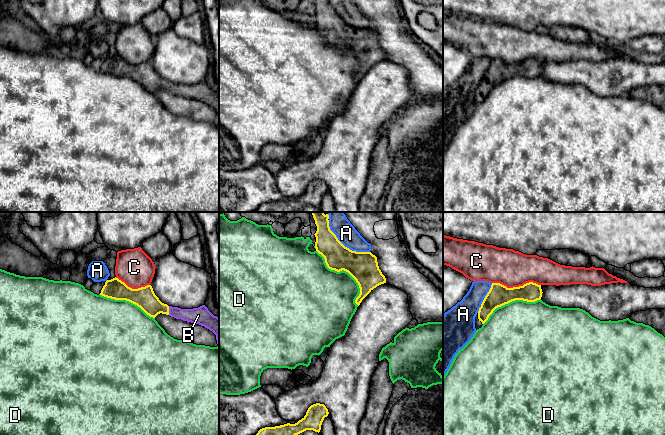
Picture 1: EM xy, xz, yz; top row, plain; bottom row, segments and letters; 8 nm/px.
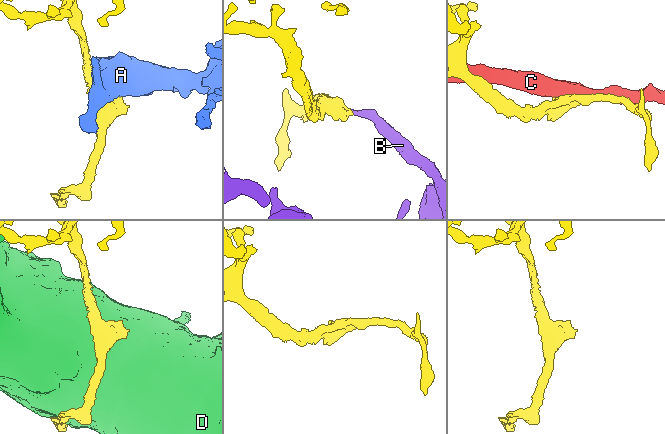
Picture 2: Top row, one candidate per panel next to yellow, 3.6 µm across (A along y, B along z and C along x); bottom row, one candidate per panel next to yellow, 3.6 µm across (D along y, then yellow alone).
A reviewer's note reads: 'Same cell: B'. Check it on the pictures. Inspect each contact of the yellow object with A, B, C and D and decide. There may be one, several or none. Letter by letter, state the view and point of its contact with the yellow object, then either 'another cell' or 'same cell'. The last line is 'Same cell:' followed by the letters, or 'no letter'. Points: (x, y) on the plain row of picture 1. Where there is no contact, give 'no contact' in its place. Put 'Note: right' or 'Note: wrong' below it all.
A: xz (346, 23) | another cell
B: xy (168, 86) | same cell
C: yz (516, 63) | another cell
D: xz (346, 47) | another cell
Same cell: B
Note: right

